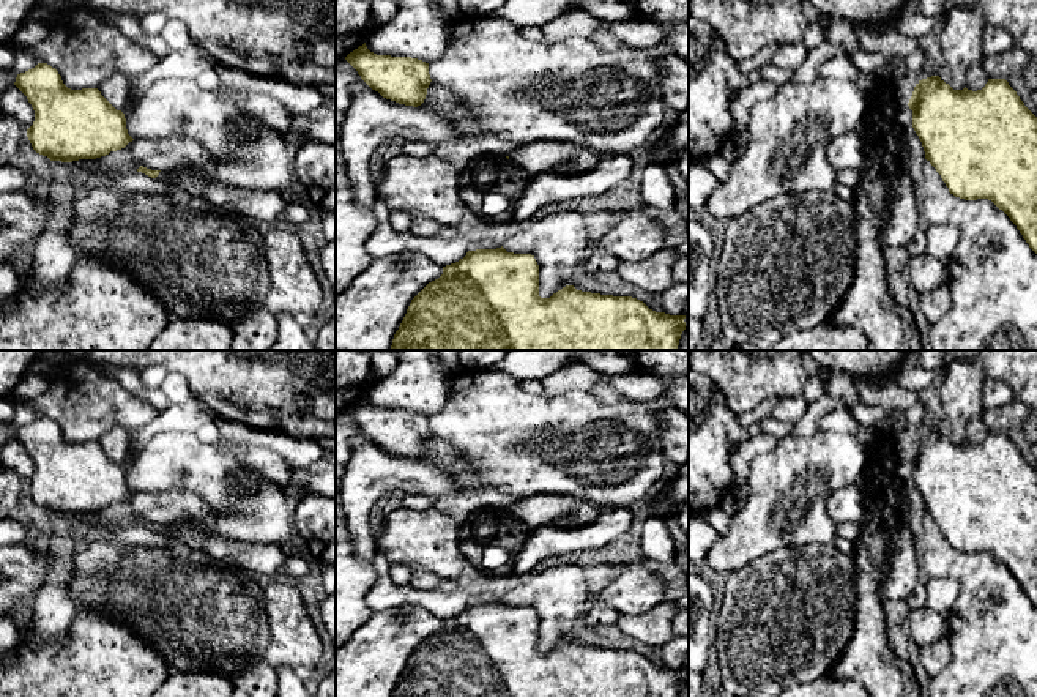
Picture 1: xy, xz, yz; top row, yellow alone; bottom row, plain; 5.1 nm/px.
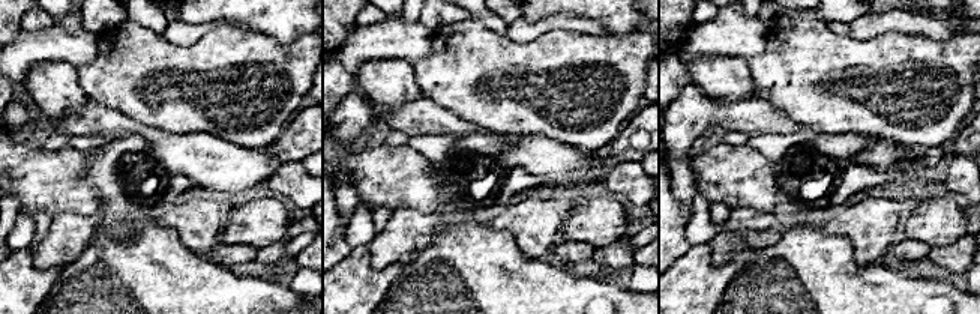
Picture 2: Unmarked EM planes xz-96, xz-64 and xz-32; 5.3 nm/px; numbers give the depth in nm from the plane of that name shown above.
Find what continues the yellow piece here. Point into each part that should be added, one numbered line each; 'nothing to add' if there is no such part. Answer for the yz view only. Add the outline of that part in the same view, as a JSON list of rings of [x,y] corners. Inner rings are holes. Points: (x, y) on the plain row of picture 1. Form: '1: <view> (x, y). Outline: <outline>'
nothing to add

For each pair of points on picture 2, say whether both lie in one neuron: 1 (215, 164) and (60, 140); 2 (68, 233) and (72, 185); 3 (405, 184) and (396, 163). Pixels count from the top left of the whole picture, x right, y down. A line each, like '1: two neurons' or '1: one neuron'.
1: two neurons
2: two neurons
3: one neuron

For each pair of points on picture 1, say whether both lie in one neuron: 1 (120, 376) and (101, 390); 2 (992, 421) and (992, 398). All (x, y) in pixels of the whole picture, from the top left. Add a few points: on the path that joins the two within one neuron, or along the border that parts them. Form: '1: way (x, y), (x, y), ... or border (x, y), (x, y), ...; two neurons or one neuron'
1: border (95, 366), (145, 401); two neurons
2: border (1014, 398), (999, 406), (984, 407); two neurons

